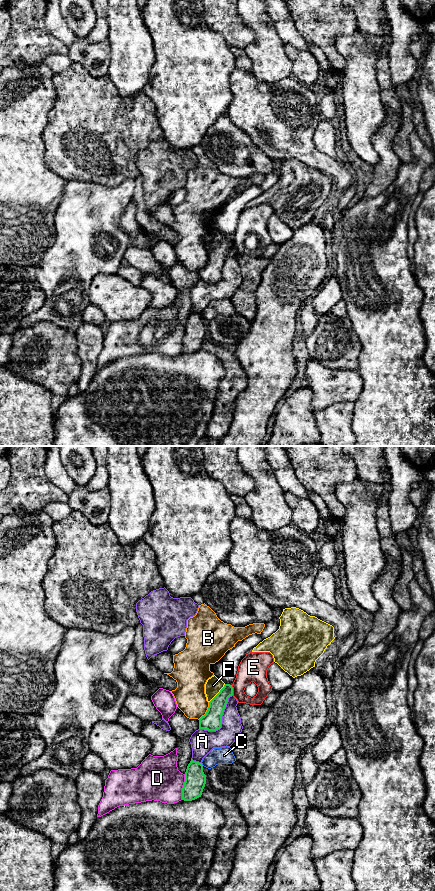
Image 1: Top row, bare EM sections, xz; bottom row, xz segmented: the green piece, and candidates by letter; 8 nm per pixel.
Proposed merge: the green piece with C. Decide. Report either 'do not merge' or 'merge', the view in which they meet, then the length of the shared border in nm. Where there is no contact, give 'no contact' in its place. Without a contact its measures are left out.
do not merge; contact in xz; length 40 nm

